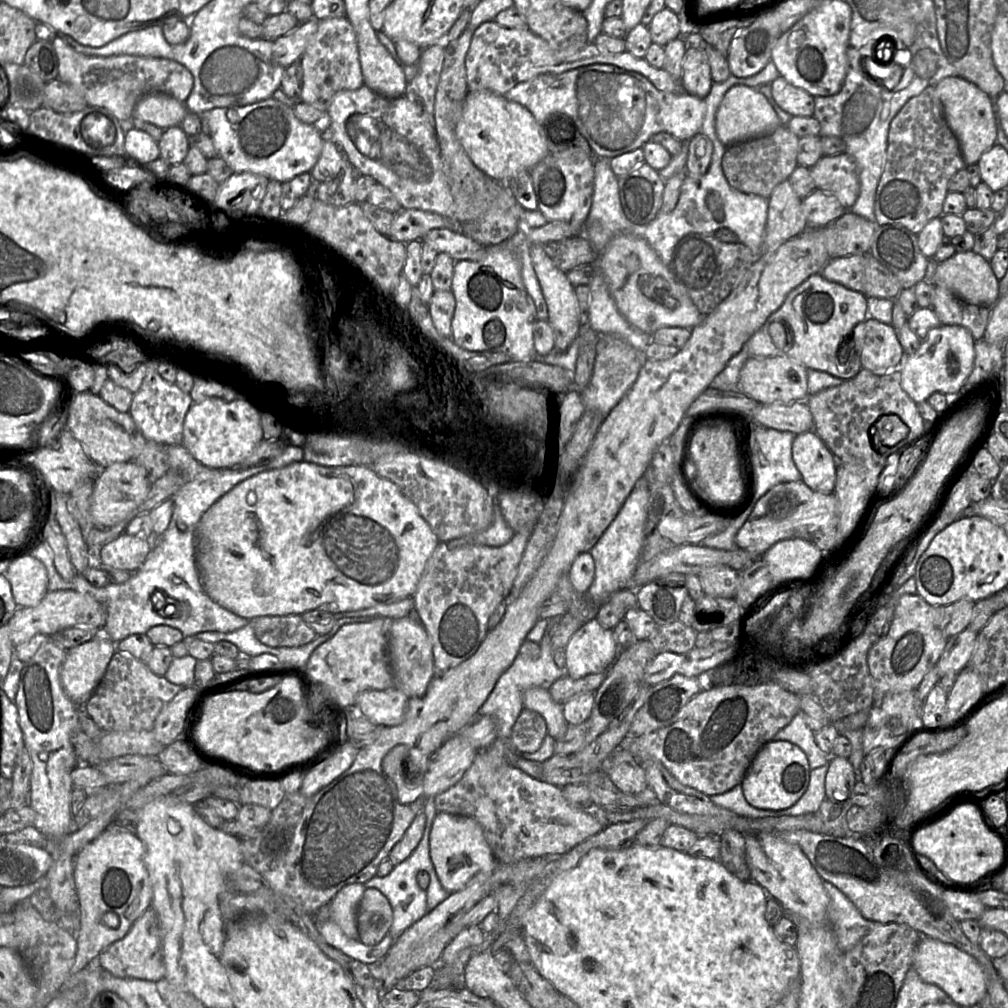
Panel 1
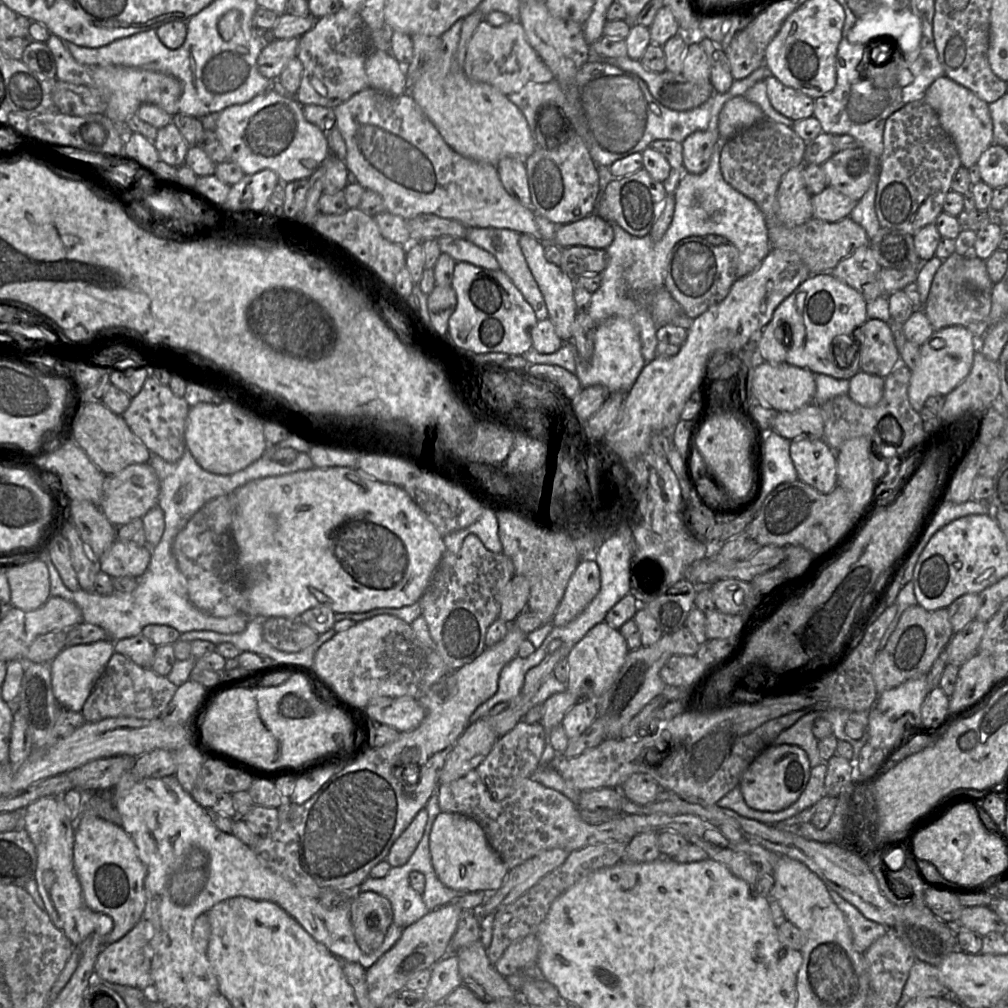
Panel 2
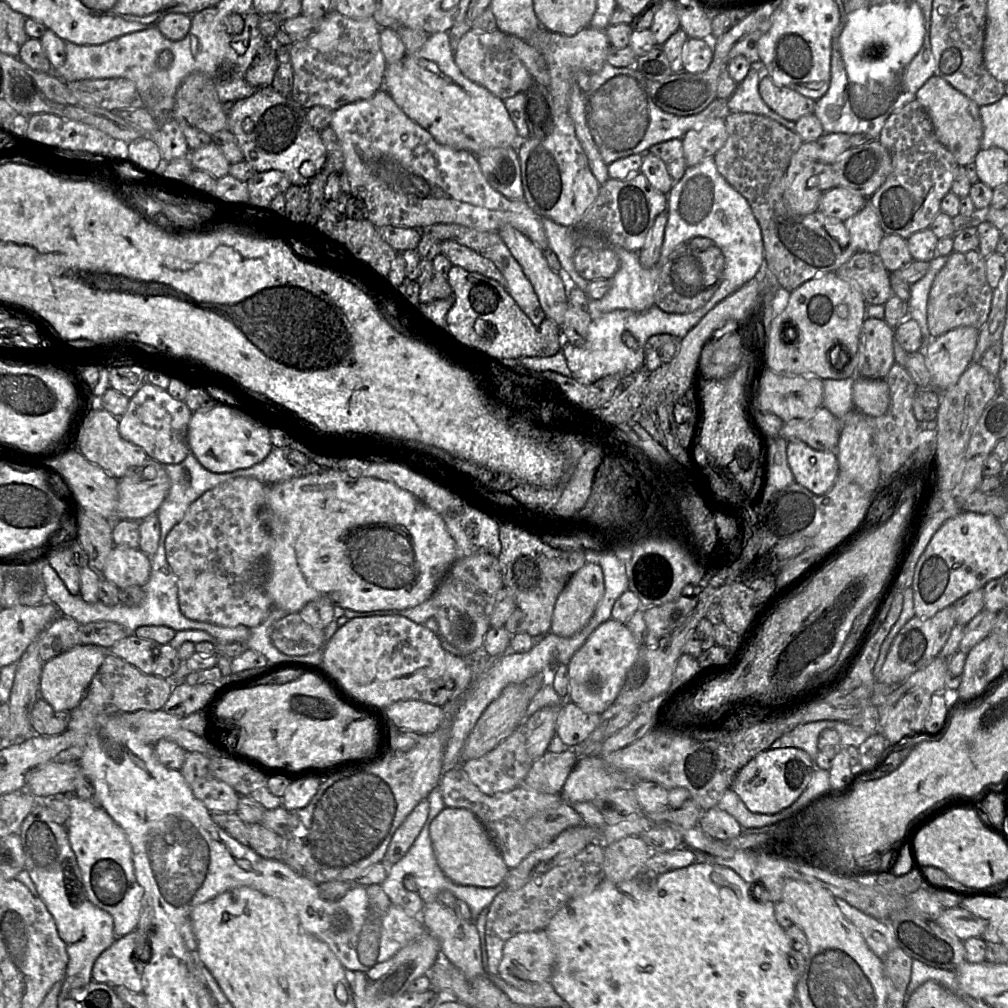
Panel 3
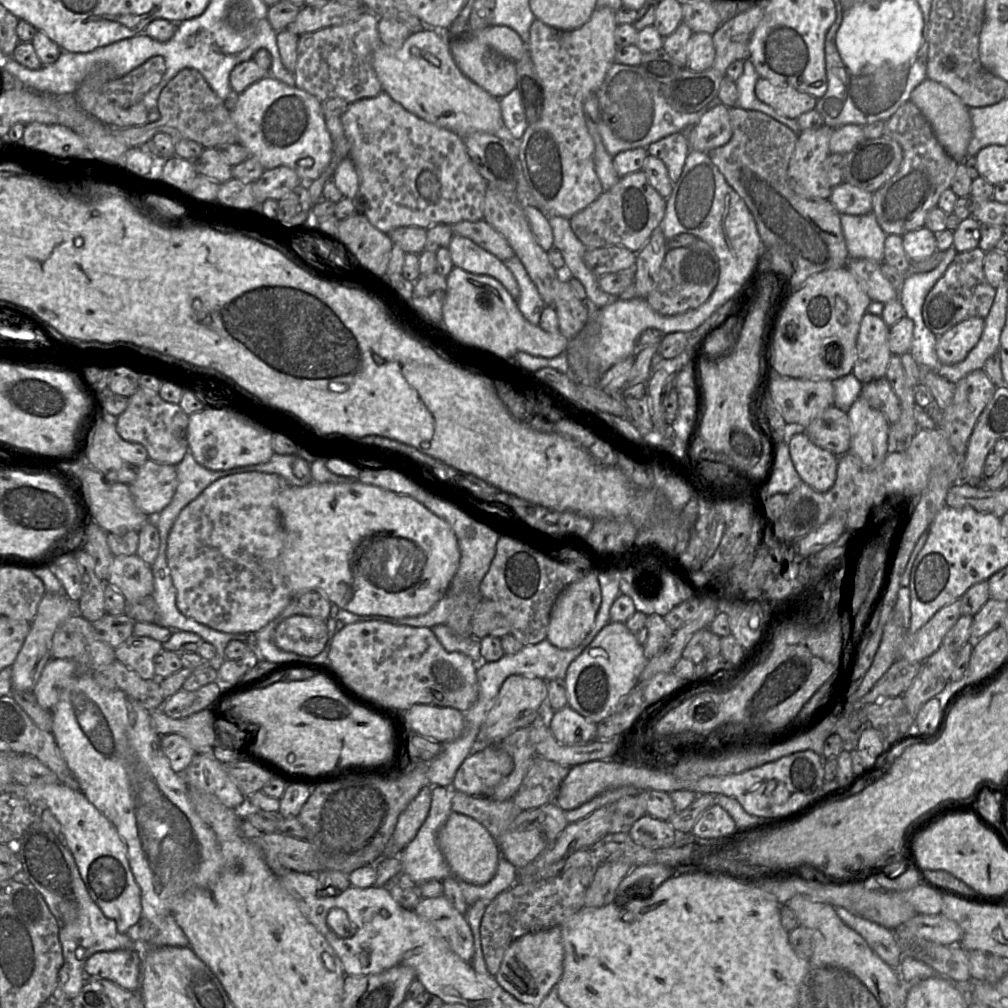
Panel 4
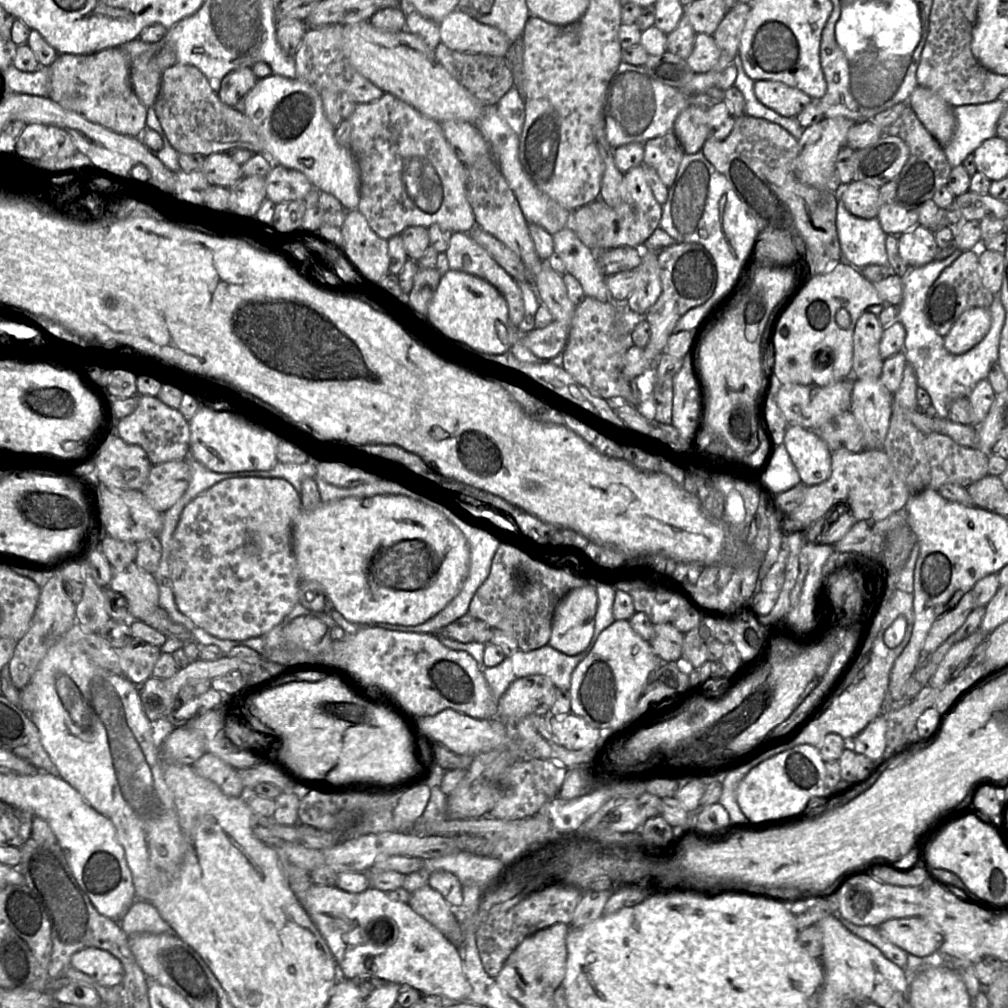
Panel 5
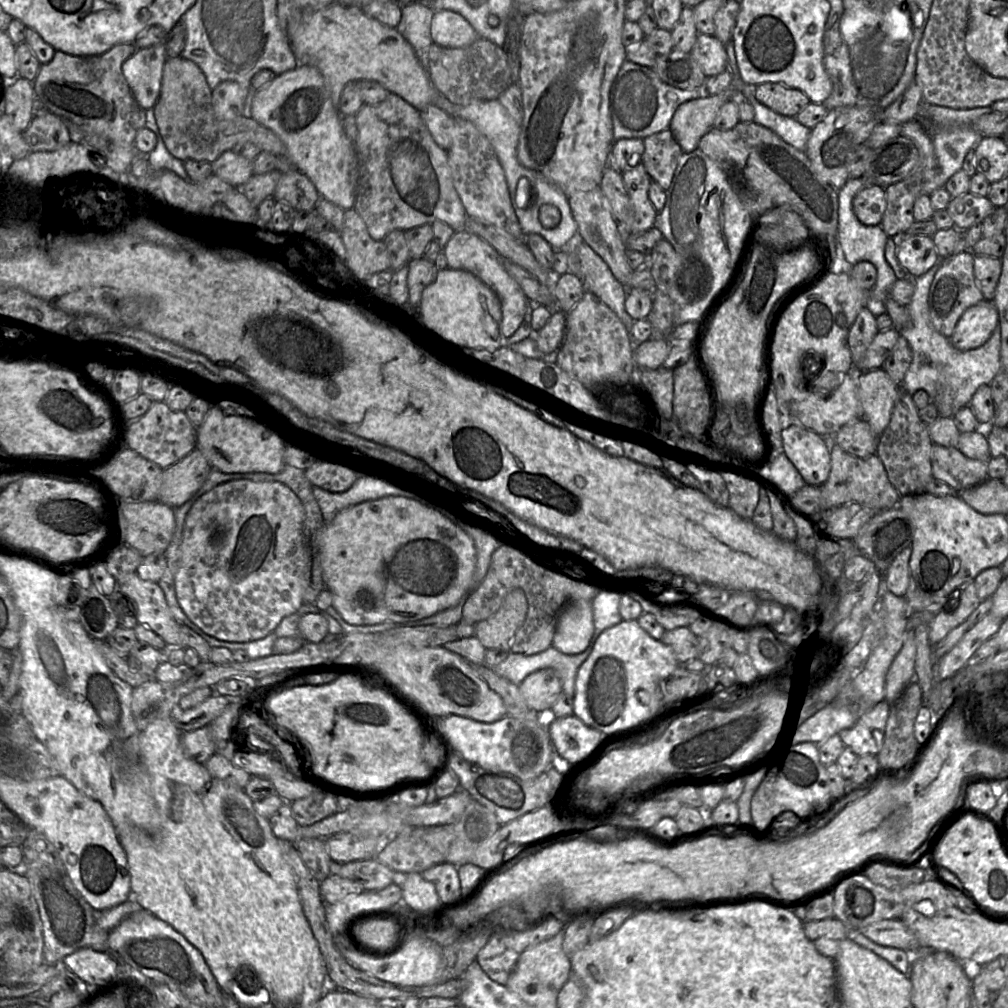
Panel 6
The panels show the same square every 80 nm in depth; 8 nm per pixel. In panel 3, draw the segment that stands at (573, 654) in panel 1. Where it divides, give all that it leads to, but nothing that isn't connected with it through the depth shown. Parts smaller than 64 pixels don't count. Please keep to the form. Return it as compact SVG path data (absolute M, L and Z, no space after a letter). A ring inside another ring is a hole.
M609 619L600 624L574 653L568 663L568 700L586 712L601 714L617 698L640 646L625 623Z

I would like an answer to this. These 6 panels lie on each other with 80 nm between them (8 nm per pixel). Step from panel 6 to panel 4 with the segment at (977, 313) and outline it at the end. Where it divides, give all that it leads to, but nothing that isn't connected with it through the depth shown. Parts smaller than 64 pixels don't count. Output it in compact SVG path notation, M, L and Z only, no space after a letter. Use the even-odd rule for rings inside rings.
M972 317L937 336L935 350L939 361L945 365L962 362L978 343L983 327L984 319Z

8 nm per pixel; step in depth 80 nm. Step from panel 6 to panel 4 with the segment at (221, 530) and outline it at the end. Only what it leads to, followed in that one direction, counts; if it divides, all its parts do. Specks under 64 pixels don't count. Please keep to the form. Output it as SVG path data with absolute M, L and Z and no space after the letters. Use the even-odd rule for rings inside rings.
M260 472L234 474L213 482L198 498L181 511L168 536L167 561L177 592L177 607L183 615L224 633L256 633L277 617L293 599L296 599L290 595L281 576L280 554L284 547L284 527L278 509L278 496L288 486L291 485L288 484L287 480L277 474Z

